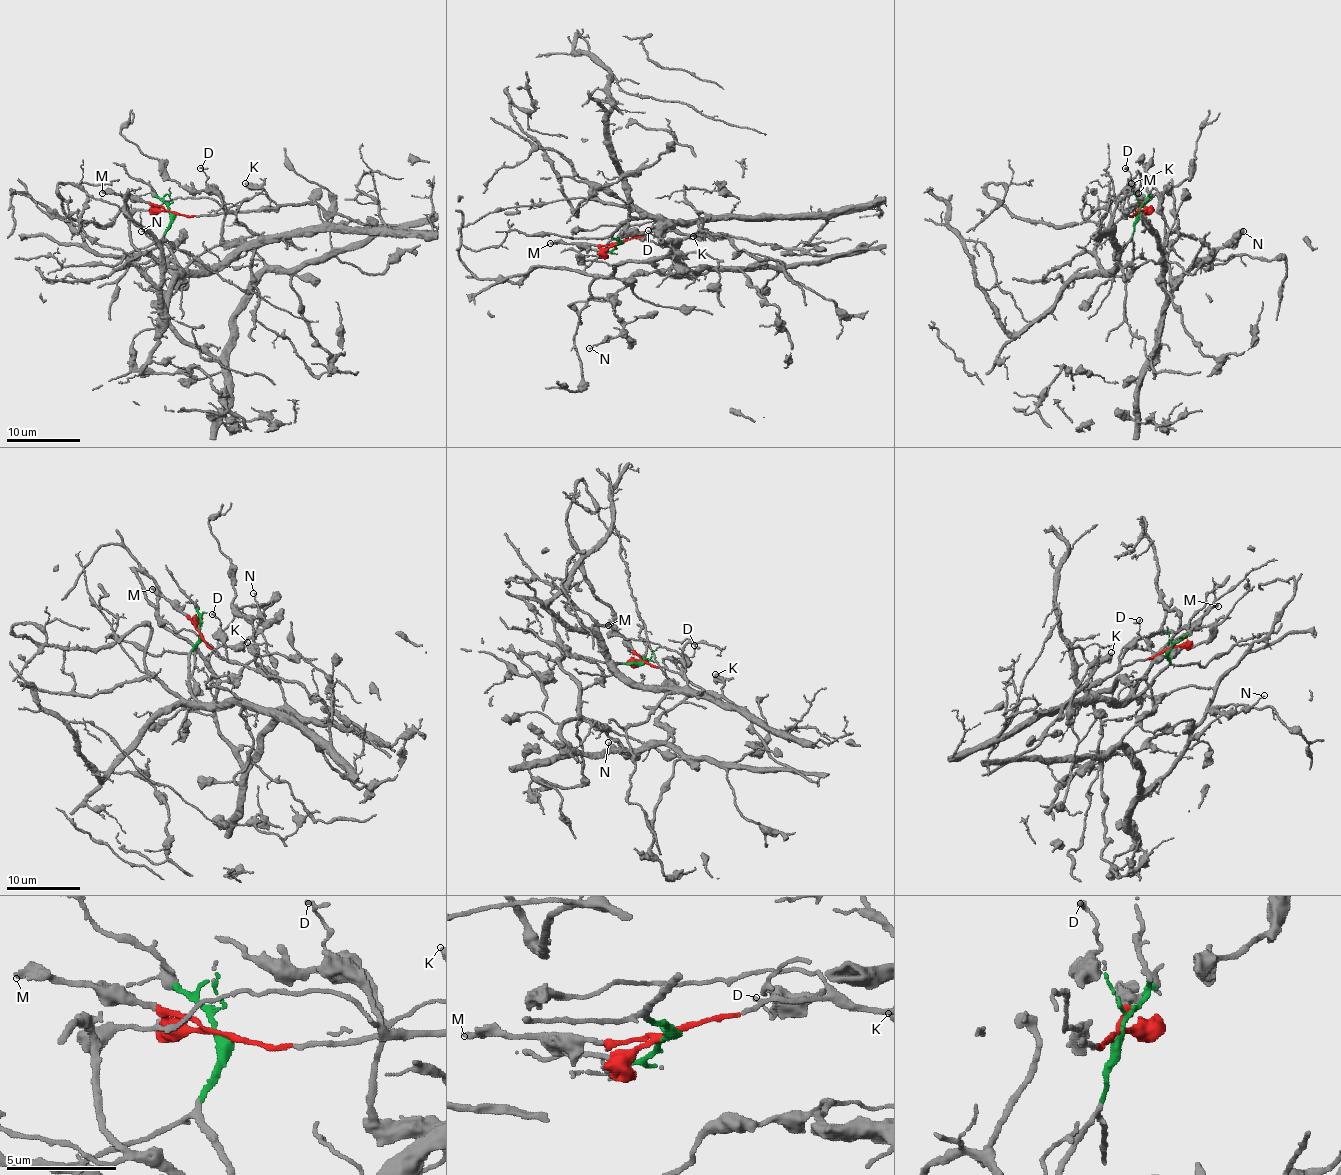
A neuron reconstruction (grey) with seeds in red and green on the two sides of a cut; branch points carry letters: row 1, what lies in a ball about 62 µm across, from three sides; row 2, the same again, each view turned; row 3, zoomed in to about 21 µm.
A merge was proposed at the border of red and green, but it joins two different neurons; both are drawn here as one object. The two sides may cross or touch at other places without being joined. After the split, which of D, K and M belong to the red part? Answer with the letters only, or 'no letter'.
D, K, M

